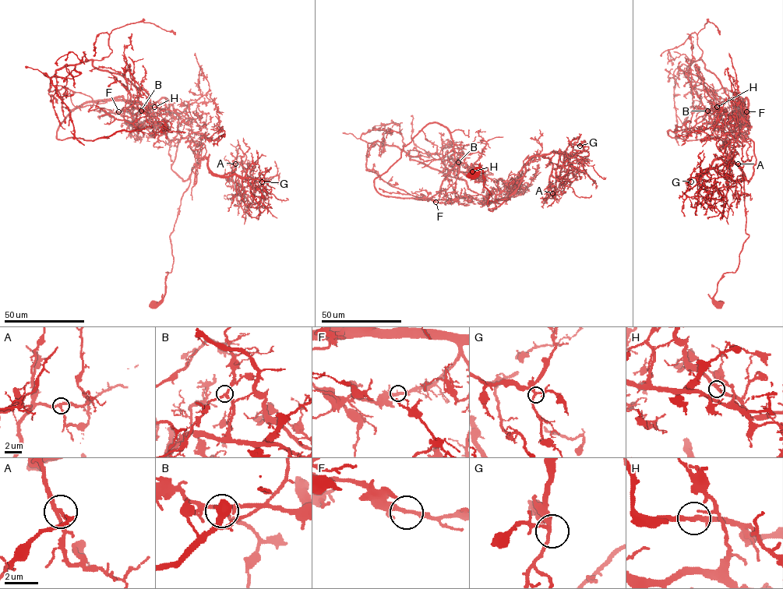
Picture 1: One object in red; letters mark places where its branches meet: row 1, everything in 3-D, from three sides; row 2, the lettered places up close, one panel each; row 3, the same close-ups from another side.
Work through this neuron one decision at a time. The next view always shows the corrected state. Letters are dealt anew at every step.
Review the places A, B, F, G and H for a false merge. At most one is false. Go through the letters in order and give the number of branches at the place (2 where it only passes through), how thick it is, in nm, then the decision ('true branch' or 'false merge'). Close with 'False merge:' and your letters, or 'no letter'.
A: branches 3; calibre 220 nm; true branch
B: branches 3; calibre 200 nm; true branch
F: branches 3; calibre 200 nm; false merge
G: branches 3; calibre 240 nm; true branch
H: branches 3; calibre 240 nm; true branch
False merge: F

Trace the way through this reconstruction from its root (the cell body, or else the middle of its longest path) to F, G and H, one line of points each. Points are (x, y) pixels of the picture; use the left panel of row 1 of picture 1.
F: (153, 305), (171, 269), (181, 199), (206, 150), (180, 134), (164, 97), (118, 111)
G: (153, 305), (163, 299), (166, 273), (171, 269), (170, 234), (191, 170), (204, 156), (213, 173), (262, 181)
H: (153, 305), (163, 299), (171, 269), (170, 234), (181, 199), (206, 151), (180, 134), (174, 113), (154, 107)

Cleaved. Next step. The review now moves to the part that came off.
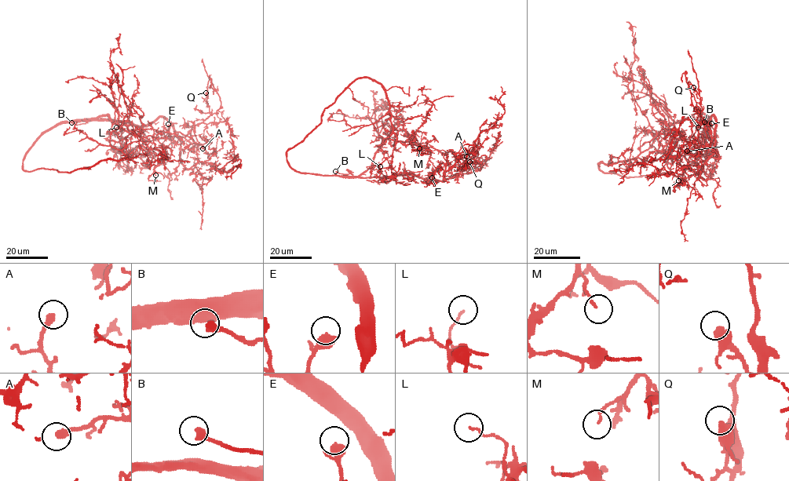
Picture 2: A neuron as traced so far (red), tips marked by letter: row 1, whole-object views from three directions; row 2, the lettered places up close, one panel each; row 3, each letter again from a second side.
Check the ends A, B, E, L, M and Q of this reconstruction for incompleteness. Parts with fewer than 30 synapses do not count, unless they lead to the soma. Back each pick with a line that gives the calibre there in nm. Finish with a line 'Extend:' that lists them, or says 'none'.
A: Thickness 340 nm
B: Thickness 380 nm
Extend: A, B

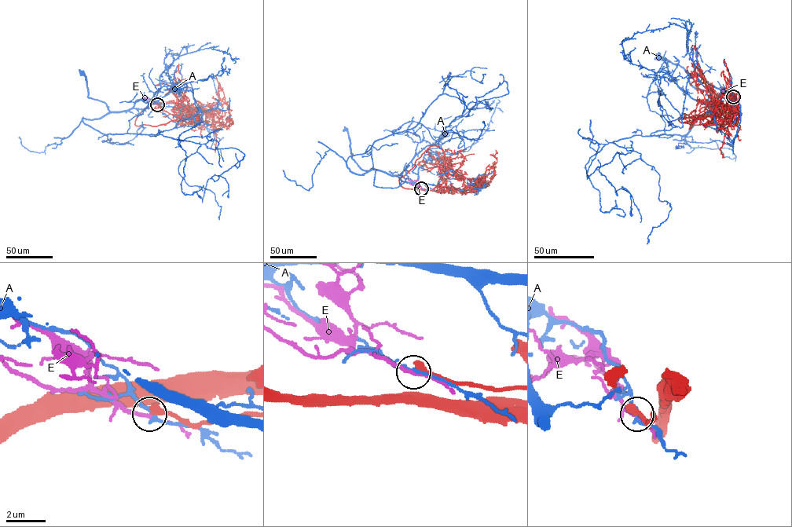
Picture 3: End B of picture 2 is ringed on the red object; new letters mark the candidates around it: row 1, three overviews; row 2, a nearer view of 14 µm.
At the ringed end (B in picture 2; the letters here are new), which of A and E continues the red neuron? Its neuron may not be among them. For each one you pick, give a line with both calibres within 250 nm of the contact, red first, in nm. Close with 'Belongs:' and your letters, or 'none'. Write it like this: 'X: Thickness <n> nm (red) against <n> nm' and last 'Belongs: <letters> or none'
E: Thickness 400 nm (red) against 150 nm
Belongs: E

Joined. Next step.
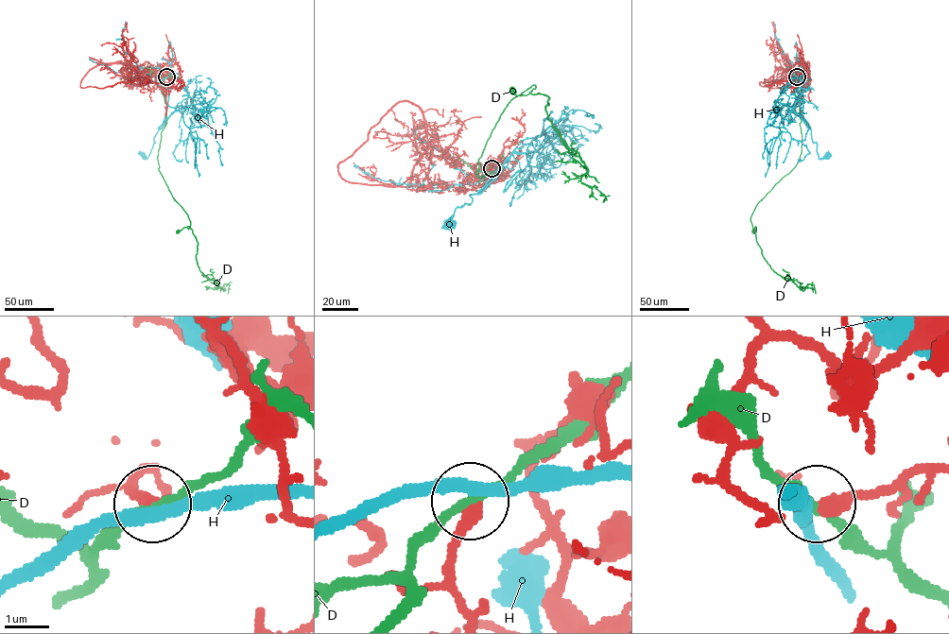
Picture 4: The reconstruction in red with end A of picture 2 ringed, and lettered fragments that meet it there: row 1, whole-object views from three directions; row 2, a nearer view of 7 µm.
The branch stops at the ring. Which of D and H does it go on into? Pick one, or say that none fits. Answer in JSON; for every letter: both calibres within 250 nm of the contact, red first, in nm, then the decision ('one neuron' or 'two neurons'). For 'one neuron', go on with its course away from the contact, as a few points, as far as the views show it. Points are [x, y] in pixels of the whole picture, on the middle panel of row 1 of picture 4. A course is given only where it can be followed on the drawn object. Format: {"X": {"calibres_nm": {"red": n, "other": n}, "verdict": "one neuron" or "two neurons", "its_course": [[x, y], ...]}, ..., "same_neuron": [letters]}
{"D": {"calibres_nm": {"red": 360, "other": 180}, "verdict": "two neurons"}, "H": {"calibres_nm": {"red": 340, "other": 280}, "verdict": "two neurons"}, "same_neuron": []}

